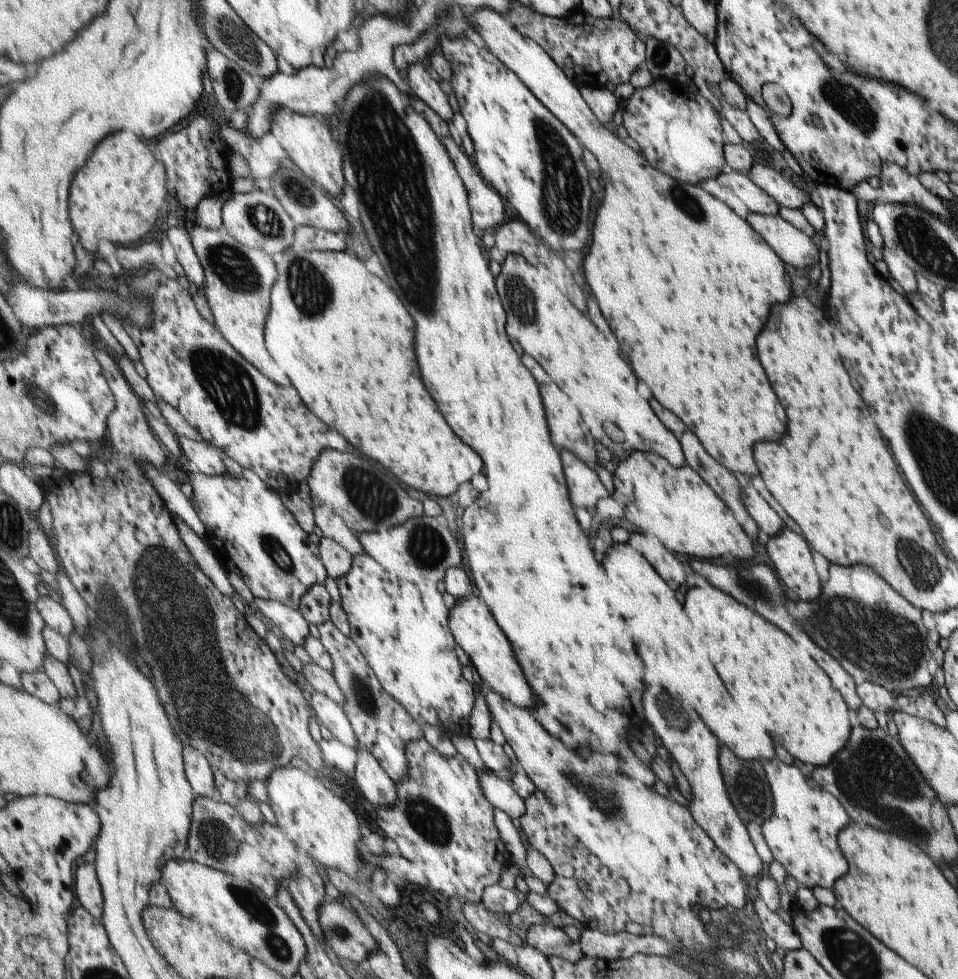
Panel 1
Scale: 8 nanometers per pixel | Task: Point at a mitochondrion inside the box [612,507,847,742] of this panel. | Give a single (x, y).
(756, 589)

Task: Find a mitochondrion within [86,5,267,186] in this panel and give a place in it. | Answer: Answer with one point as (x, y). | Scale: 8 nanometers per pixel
(233, 34)

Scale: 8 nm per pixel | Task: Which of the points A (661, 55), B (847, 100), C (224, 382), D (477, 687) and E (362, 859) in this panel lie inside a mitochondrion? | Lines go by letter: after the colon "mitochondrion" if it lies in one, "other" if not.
A: mitochondrion
B: mitochondrion
C: mitochondrion
D: other
E: other

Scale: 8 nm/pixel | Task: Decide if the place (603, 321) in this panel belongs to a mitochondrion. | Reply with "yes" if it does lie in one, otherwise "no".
no

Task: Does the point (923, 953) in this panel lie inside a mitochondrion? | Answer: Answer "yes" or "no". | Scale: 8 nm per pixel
no

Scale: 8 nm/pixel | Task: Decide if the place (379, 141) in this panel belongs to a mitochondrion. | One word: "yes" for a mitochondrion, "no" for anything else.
yes

